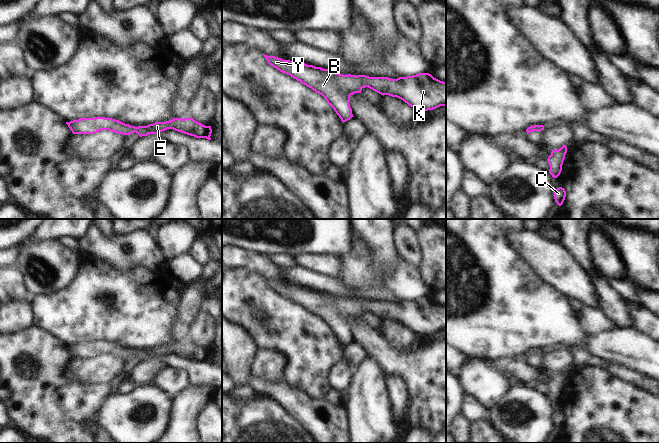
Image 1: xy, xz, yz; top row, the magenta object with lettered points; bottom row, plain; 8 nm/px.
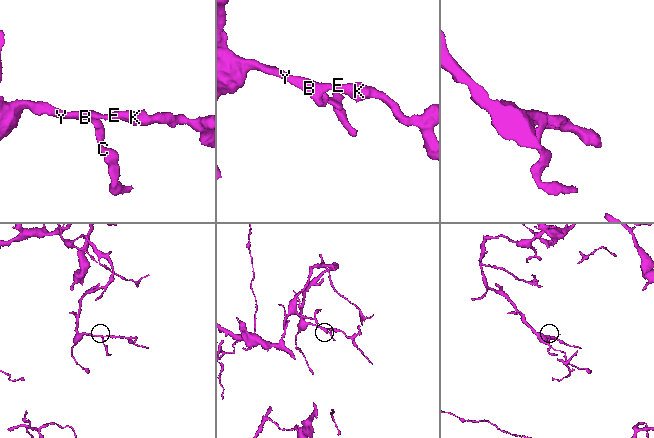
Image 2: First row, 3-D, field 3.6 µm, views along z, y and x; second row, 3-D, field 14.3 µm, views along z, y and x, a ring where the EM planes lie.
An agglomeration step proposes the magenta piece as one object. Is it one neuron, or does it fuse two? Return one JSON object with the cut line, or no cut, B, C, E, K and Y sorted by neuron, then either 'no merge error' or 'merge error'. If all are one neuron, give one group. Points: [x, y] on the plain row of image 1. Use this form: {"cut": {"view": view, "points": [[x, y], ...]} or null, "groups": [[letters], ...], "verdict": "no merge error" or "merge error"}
{"cut": null, "groups": [["B", "C", "E", "K", "Y"]], "verdict": "no merge error"}

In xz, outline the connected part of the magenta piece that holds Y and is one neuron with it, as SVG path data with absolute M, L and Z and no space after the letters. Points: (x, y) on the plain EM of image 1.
M263 279L271 290L321 318L343 347L354 341L349 329L350 320L361 317L365 311L383 320L397 321L418 337L446 330L446 306L429 297L397 303L343 299L329 293Z

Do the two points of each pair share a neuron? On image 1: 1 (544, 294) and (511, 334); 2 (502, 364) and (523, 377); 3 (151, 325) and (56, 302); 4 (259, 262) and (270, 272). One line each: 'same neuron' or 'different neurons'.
1: same neuron
2: same neuron
3: same neuron
4: same neuron

